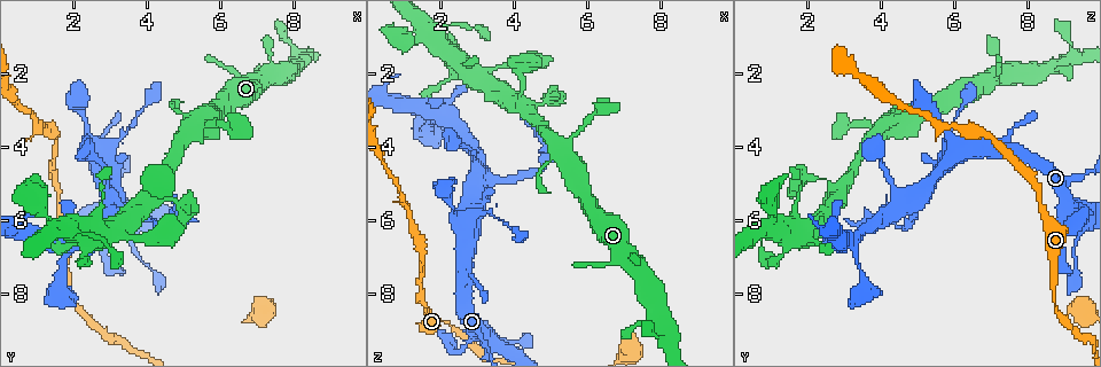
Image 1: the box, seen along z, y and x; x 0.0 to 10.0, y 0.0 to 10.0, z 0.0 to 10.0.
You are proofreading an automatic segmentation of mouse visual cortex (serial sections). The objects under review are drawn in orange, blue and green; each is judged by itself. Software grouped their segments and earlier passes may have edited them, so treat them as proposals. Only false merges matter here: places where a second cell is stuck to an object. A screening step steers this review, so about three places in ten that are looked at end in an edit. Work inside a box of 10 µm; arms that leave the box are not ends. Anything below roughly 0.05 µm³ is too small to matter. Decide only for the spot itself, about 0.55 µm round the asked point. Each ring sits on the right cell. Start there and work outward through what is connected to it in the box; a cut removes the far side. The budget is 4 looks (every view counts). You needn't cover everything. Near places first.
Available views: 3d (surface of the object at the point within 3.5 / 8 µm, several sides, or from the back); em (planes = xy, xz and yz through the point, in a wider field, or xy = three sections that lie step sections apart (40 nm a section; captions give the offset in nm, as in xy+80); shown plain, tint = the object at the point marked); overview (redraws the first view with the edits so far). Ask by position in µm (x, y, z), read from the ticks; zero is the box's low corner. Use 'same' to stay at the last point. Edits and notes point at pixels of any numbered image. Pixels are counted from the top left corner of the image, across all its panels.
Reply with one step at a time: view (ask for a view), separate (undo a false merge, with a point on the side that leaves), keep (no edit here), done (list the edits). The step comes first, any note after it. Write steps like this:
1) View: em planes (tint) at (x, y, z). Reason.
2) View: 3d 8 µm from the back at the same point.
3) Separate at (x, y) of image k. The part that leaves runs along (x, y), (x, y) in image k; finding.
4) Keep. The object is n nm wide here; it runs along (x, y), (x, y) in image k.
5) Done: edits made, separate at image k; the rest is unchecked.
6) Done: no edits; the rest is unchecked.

View: 3d 3.5 µm at (2.55, 3.80, 5.90). Thick turns thin.

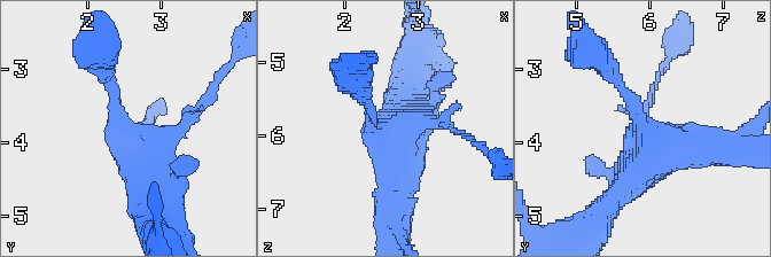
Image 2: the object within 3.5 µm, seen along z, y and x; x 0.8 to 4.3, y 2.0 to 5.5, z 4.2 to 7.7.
View: em xy step 5 (tint) at (2.50, 3.90, 6.00).

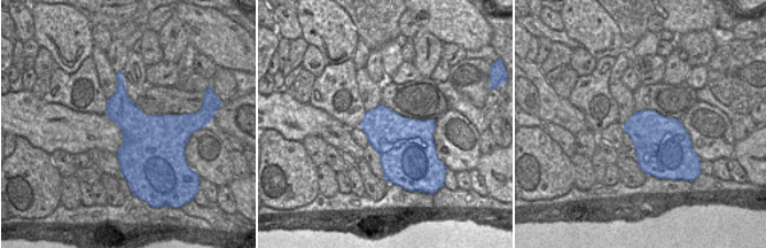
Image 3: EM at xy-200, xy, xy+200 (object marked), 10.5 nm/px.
Keep. It runs along (727, 150), (656, 150), (598, 217) in image 2; all the same cell.

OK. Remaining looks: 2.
View: 3d 3.5 µm from the back at (3.65, 5.75, 4.85). Thick turns thin.

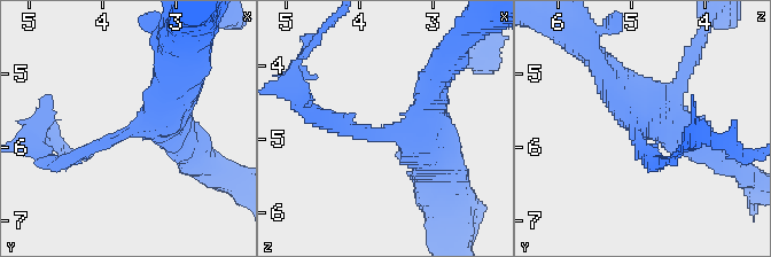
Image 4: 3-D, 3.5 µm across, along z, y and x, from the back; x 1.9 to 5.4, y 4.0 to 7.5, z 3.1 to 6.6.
View: em xy step 1 (tint) at (3.60, 5.80, 4.90). The arms are 200, 450 nm wide; need the tissue.

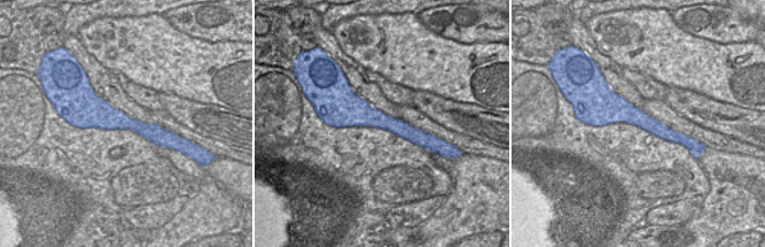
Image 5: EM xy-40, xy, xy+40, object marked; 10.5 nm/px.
Separate at (69, 153) of image 4. The object is 260 nm wide here; the part that leaves runs along (106, 141), (45, 162), (34, 138) in image 4; a second cell is stuck on.

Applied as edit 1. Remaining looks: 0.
Done: edits made, separate at image 4; the rest is unchecked.

